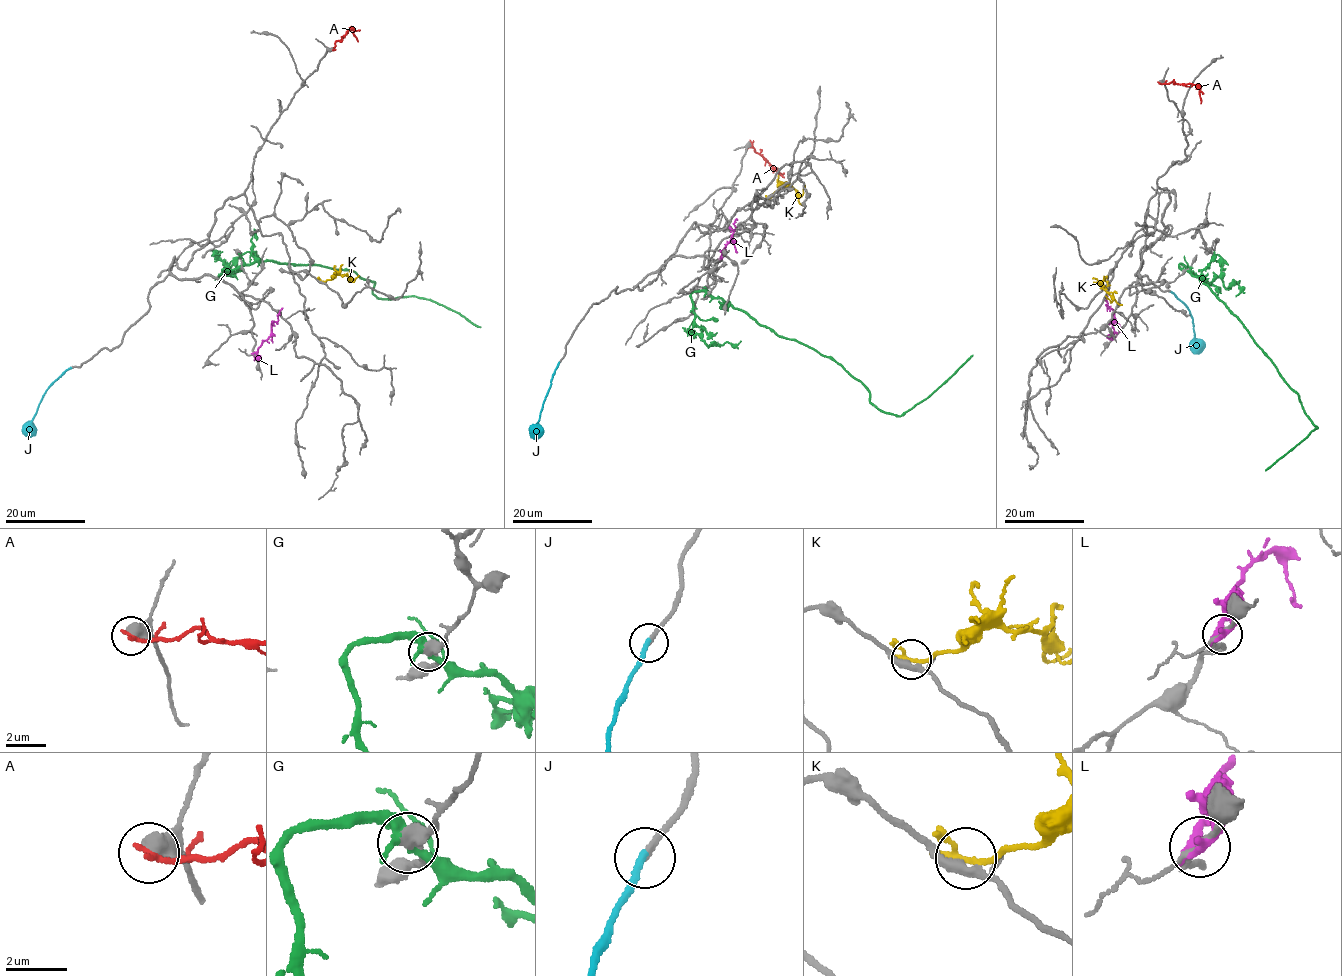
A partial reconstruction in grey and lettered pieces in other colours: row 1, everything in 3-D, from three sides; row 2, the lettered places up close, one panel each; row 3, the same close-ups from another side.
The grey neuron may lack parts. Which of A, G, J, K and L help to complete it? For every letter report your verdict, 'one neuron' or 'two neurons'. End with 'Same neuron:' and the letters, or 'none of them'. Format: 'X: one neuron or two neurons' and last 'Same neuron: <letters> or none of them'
A: two neurons
G: two neurons
J: one neuron
K: two neurons
L: two neurons
Same neuron: J

